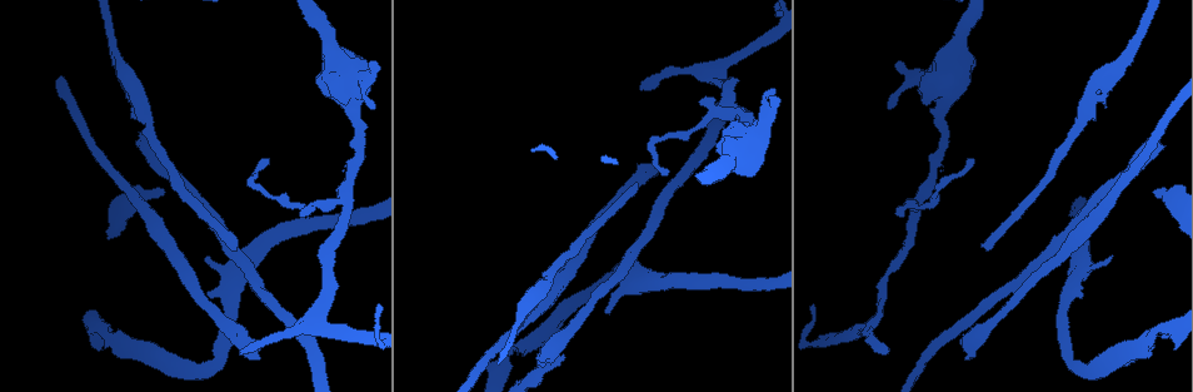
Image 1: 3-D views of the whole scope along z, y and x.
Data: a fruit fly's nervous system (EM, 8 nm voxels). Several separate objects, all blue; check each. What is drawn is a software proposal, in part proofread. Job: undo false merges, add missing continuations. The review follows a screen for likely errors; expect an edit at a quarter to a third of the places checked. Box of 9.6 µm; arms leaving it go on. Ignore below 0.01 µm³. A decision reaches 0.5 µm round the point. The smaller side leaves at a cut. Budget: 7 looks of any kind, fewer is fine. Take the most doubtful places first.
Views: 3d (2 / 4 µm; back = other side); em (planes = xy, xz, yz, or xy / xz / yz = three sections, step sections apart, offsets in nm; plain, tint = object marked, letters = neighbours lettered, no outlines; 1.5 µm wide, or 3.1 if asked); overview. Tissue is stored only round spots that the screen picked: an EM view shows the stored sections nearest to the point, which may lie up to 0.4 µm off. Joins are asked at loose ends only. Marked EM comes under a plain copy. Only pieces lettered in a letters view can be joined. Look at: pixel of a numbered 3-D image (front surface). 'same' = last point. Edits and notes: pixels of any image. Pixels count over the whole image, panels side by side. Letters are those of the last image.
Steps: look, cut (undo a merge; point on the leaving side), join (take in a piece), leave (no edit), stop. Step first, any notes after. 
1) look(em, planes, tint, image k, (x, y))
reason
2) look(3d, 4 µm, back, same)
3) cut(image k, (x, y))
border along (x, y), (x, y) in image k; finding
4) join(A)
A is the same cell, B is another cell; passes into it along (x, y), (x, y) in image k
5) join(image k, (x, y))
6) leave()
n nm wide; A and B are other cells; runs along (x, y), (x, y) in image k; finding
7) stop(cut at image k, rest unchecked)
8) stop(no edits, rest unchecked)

look(3d, 4 µm, image 1, (635, 187))
end of a long branch

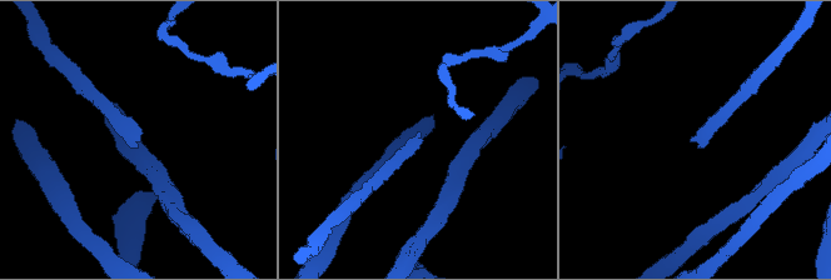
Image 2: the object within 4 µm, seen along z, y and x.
look(em, planes, letters, image 2, (416, 139))
now the EM

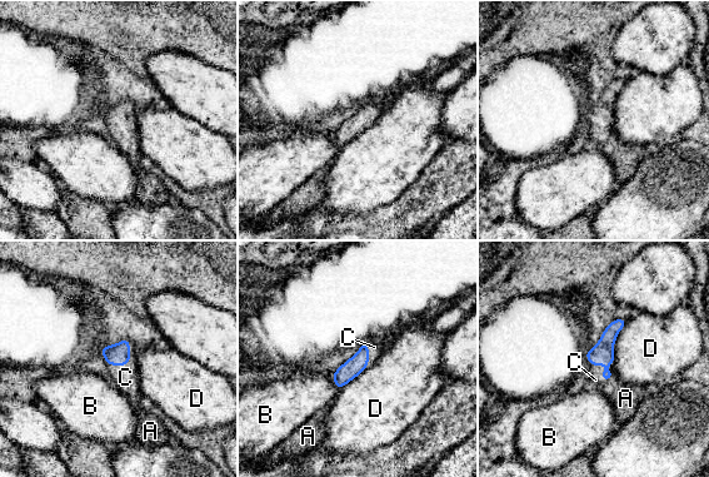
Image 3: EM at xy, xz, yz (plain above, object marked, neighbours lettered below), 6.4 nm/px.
join(image 3, (595, 379))
C is the same cell, A, B and D are other cells; passes into it along (607, 374), (605, 369), (595, 379) in image 3; the neuron continues

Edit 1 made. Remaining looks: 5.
look(em, planes, letters, image 1, (541, 361))
an open end

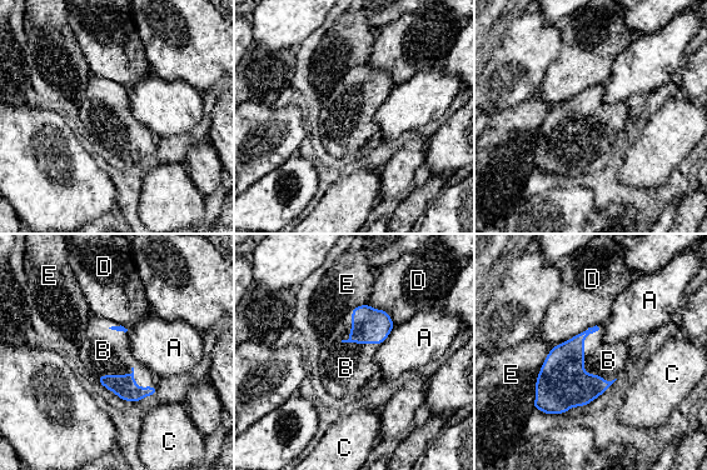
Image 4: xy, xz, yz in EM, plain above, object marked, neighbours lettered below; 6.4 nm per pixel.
join(image 4, (608, 360))
B is the same cell, A, C, D and E are other cells; passes into it along (562, 383), (583, 359), (608, 360) in image 4; it goes on there

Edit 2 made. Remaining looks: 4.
stop(join at image 3, join at image 4, rest unchecked)

